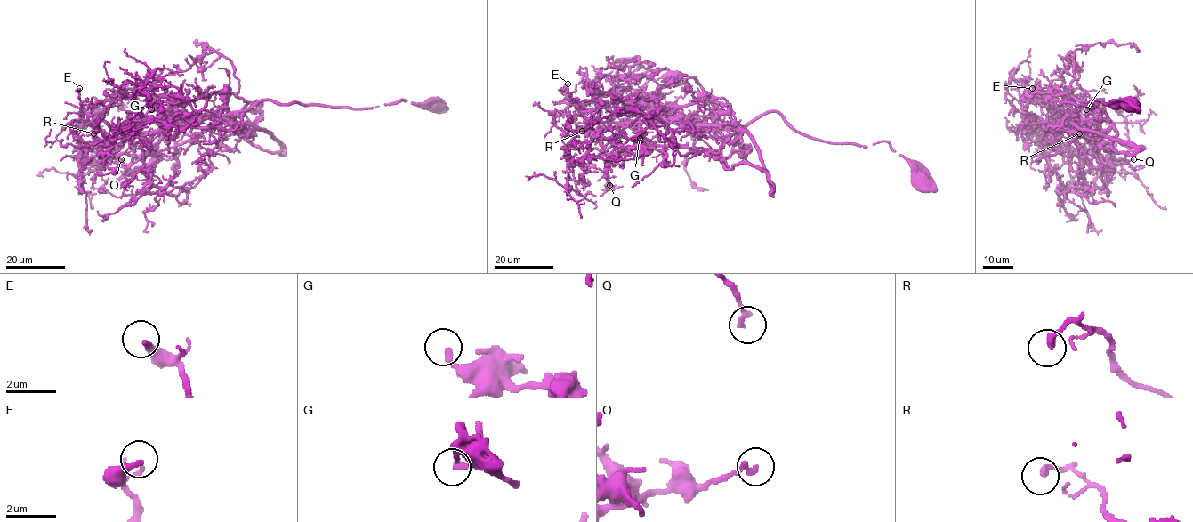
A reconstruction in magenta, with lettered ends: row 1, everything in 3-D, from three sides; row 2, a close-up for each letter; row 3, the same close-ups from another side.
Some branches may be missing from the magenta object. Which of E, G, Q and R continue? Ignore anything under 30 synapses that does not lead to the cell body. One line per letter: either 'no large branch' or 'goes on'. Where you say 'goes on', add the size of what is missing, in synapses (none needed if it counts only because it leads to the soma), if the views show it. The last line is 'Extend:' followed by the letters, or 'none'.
E: no large branch
G: no large branch
Q: no large branch
R: no large branch
Extend: none

